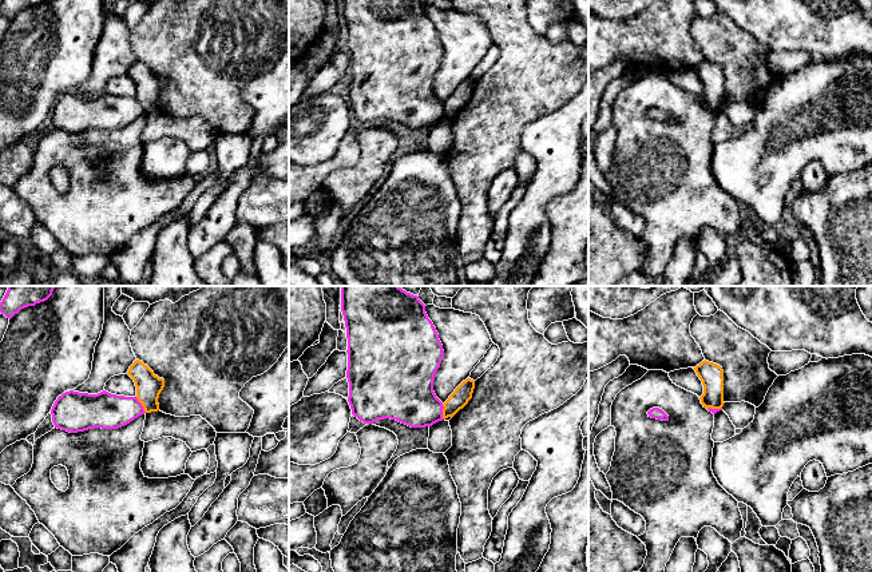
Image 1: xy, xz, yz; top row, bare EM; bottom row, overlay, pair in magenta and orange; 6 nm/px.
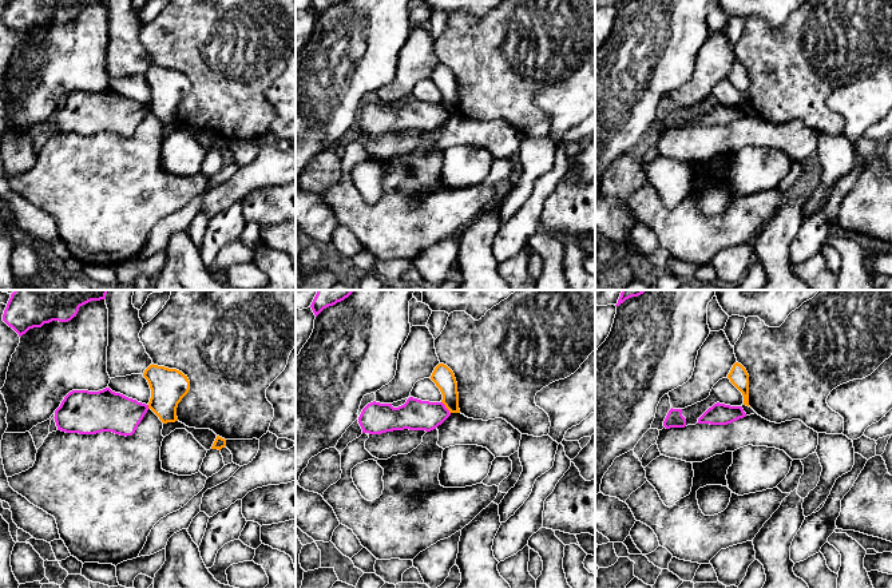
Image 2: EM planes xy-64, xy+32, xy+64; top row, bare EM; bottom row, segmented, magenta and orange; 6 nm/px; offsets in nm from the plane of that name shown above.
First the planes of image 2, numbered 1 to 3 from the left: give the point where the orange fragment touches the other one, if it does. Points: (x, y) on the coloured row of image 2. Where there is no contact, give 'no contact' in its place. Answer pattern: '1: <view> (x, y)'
1: xy-64 (147, 406)
2: xy+32 (446, 408)
3: no contact

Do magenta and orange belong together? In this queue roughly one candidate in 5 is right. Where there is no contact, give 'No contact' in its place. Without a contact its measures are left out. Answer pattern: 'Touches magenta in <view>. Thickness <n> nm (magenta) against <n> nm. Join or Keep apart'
Touches magenta in xy. Thickness 220 nm (magenta) against 160 nm. Keep apart

